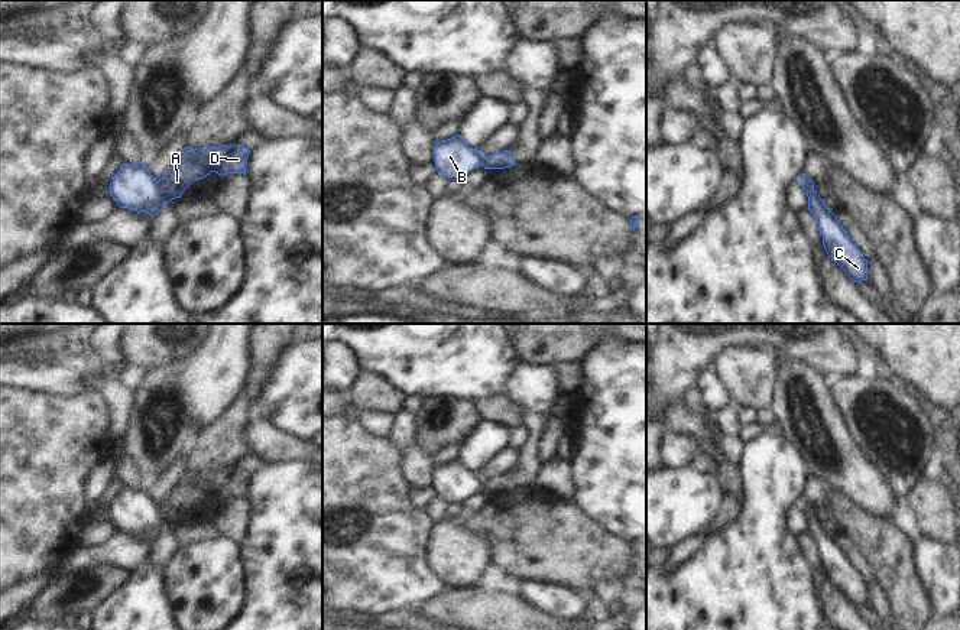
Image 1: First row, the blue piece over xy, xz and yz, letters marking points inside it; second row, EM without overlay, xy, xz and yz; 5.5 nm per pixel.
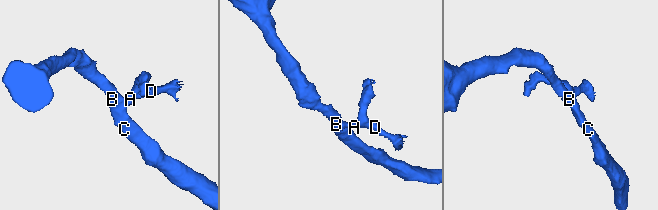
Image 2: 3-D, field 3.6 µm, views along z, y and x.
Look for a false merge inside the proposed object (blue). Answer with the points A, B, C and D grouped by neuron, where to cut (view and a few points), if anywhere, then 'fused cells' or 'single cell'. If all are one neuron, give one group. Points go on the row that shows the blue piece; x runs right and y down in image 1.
A D / B C | xy (158, 182), (158, 190), (169, 200) | fused cells

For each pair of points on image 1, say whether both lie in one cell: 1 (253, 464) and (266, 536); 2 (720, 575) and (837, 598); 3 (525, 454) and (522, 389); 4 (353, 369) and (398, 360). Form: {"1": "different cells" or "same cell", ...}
{"1": "different cells", "2": "different cells", "3": "same cell", "4": "different cells"}

